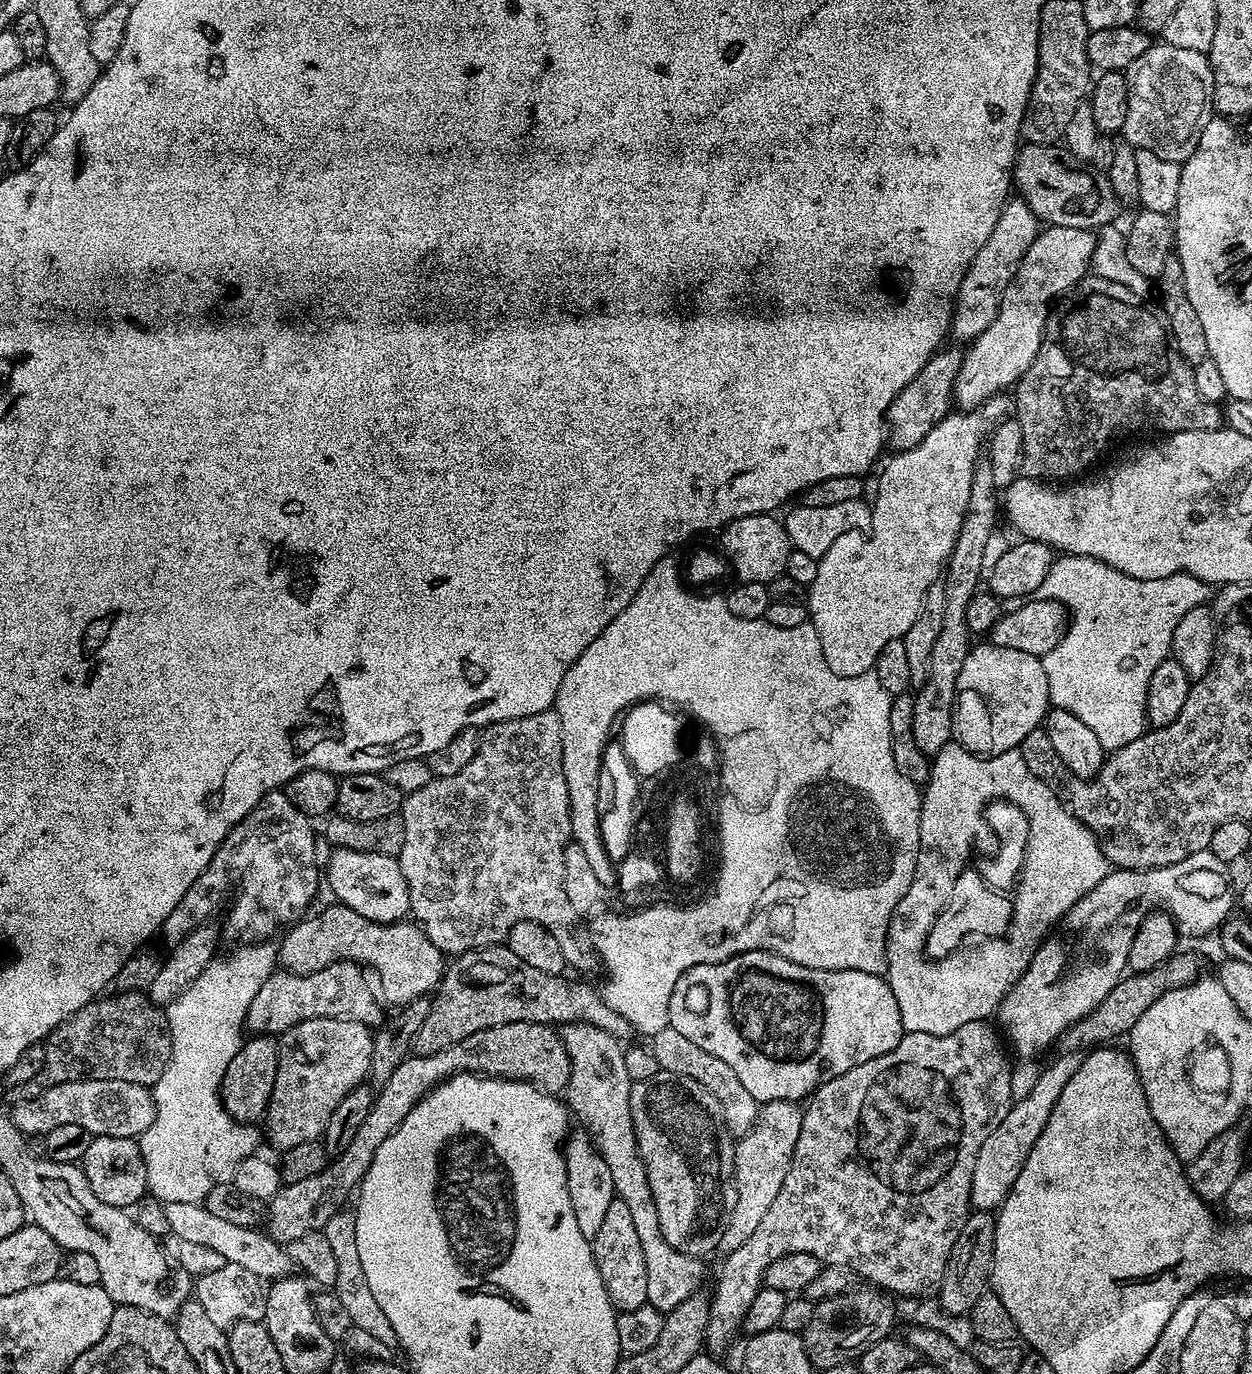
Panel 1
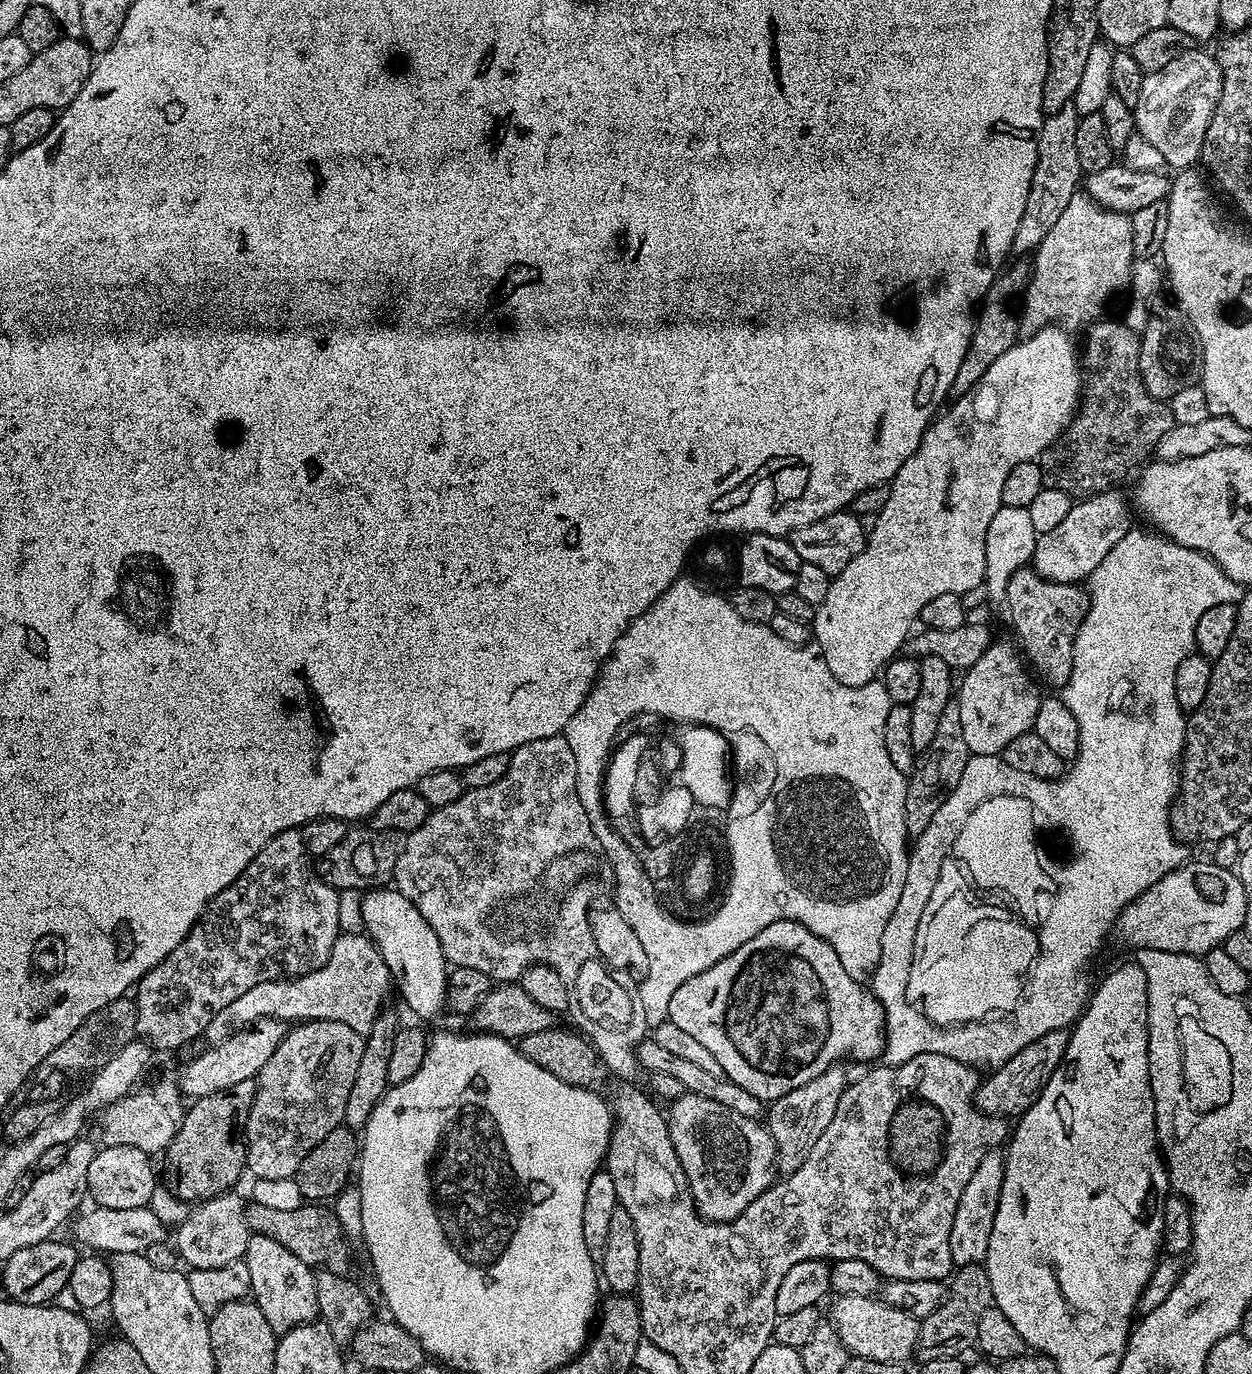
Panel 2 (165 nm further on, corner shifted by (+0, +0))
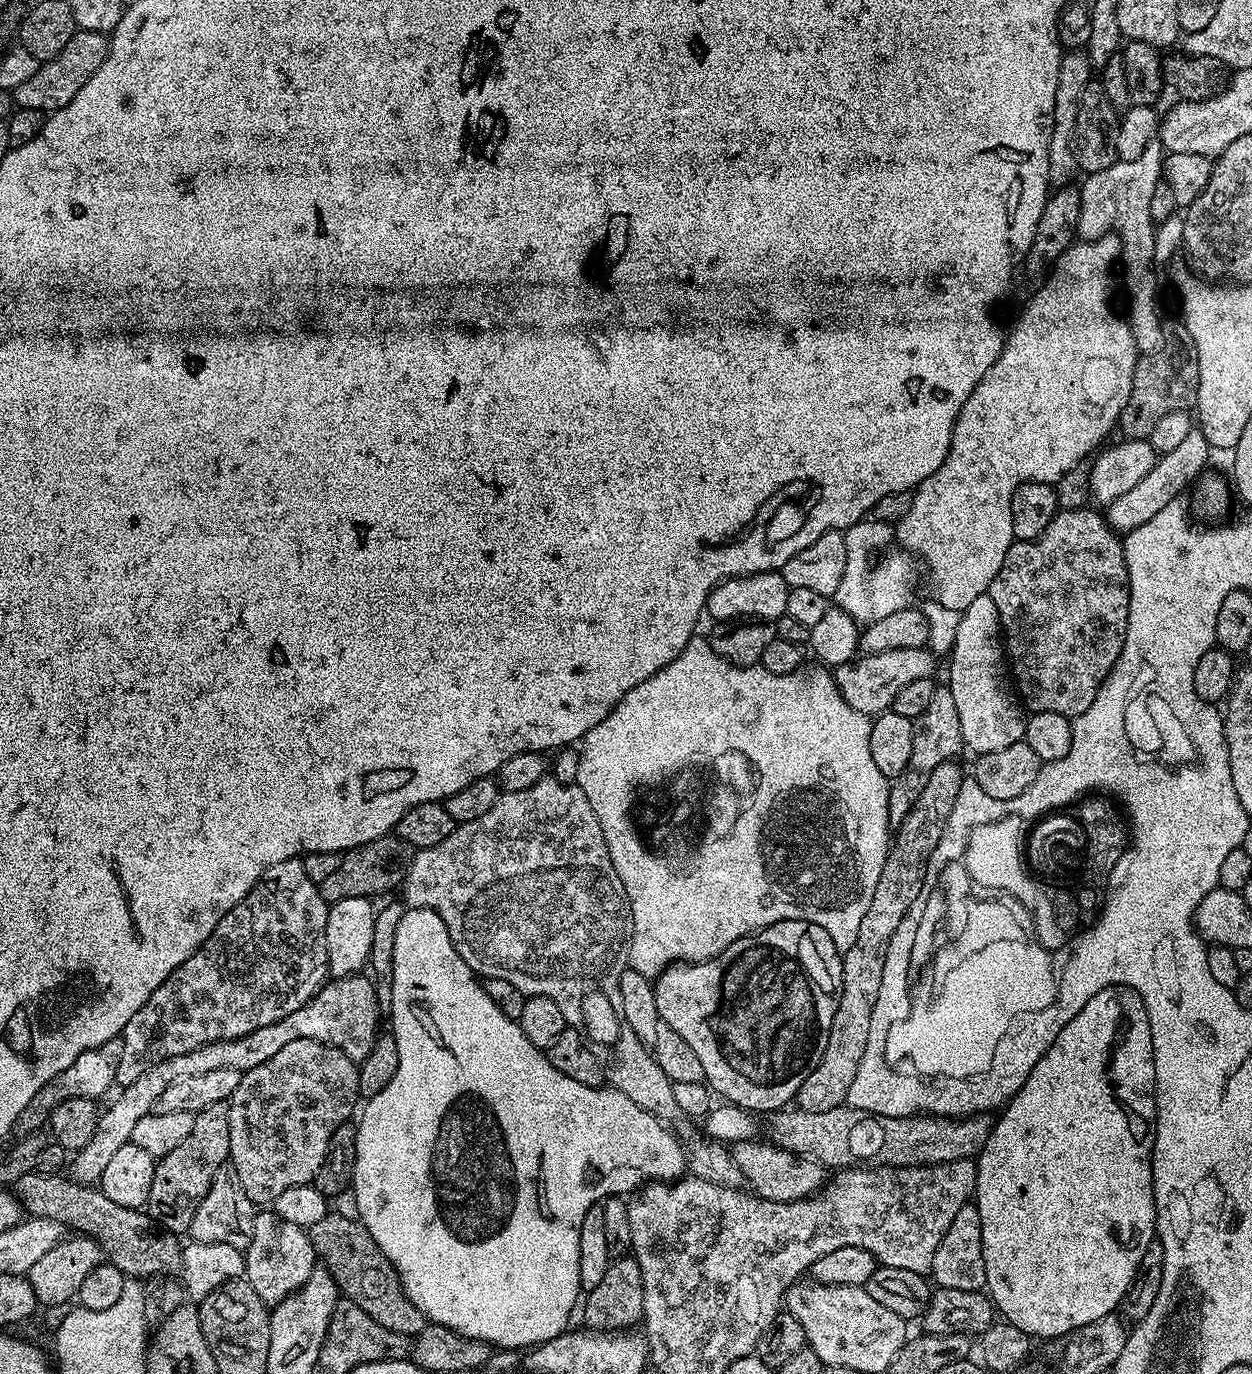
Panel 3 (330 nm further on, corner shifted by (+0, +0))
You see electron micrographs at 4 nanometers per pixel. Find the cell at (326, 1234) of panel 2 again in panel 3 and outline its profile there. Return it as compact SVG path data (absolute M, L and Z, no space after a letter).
M330 1210L308 1233L317 1257L334 1278L339 1293L369 1314L374 1322L409 1338L415 1337L427 1327L427 1317L410 1302L392 1264L359 1219L342 1216Z

